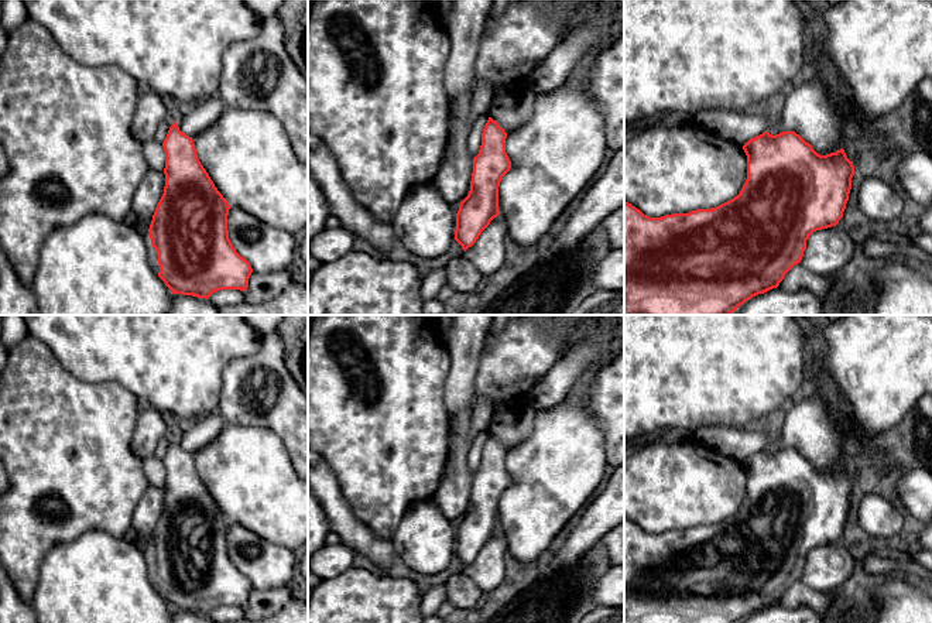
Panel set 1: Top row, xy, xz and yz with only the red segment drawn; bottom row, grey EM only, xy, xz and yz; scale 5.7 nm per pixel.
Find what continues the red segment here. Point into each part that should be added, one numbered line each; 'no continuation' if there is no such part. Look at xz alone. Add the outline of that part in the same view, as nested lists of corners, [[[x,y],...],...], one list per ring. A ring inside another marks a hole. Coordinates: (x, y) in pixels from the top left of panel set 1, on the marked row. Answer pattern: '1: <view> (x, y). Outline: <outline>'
no continuation

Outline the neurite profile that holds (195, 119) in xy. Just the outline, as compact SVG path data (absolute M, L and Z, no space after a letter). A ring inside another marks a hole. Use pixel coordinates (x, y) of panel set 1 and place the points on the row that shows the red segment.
M215 95L179 112L177 124L182 133L195 137L216 123L225 109L226 105Z

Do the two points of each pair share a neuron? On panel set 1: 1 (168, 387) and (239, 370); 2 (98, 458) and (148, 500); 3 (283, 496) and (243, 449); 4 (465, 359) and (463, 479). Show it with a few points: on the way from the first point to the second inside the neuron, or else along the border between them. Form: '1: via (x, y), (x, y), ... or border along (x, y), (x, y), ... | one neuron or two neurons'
1: border along (249, 355), (233, 359), (223, 370), (218, 407) | two neurons
2: border along (148, 485), (137, 505), (130, 526) | two neurons
3: via (271, 485), (247, 461) | one neuron
4: via (461, 389), (461, 449) | one neuron

